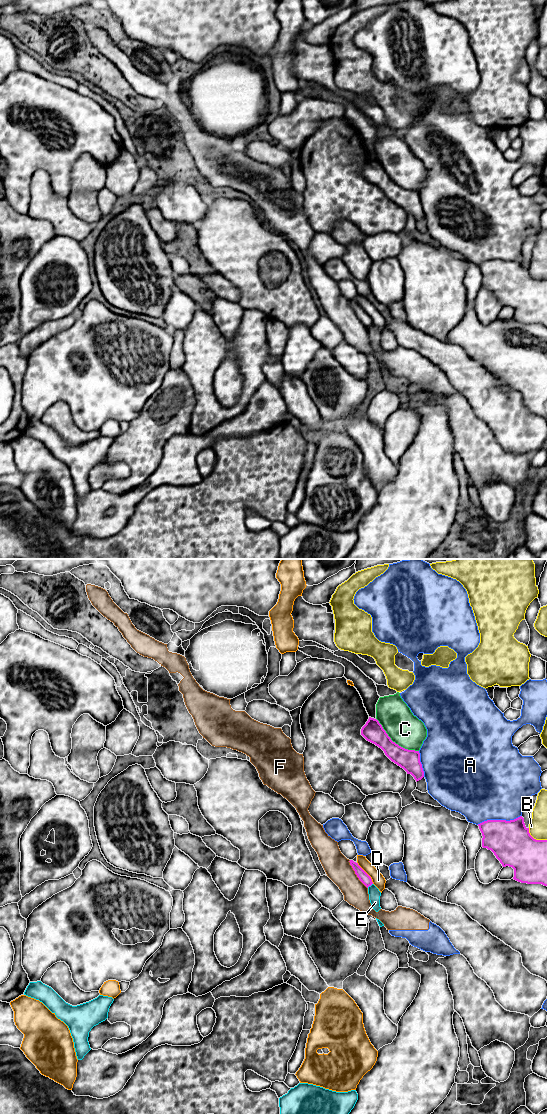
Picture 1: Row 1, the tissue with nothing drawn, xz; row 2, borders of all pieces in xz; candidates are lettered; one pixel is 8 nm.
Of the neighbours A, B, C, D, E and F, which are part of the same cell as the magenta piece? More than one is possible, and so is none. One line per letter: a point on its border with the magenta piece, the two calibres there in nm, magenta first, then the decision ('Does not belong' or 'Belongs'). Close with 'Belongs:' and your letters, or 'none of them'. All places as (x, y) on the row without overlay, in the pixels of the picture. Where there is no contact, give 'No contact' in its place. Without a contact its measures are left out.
A: Touches magenta at xz (499, 260). Thickness 340 nm (magenta) against 480 nm. Does not belong
B: Touches magenta at xz (535, 279). Thickness 340 nm (magenta) against 140 nm. Does not belong
C: Touches magenta at xz (394, 182). Thickness 170 nm (magenta) against 260 nm. Does not belong
D: Touches magenta at xz (366, 313). Thickness 80 nm (magenta) against 100 nm. Does not belong
E: Touches magenta at xz (369, 325). Thickness 80 nm (magenta) against 100 nm. Does not belong
F: Touches magenta at xz (355, 313). Thickness 80 nm (magenta) against 200 nm. Does not belong
Belongs: none of them

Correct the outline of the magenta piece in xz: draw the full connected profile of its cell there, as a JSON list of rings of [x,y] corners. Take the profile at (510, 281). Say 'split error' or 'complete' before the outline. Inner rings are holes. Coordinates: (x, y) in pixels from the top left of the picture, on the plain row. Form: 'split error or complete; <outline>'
complete; [[[522,256],[510,261],[487,260],[478,266],[483,276],[482,287],[491,290],[503,307],[514,309],[514,320],[547,326],[547,280],[534,279]]]

